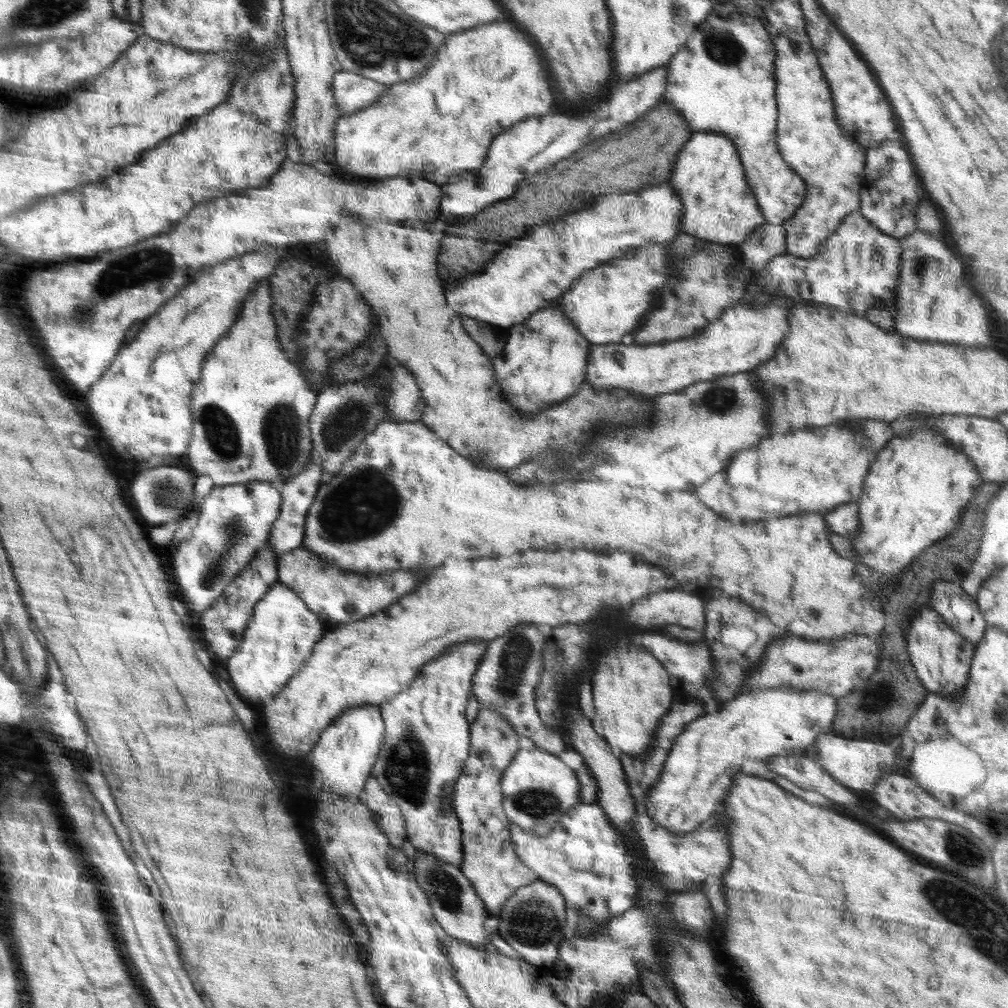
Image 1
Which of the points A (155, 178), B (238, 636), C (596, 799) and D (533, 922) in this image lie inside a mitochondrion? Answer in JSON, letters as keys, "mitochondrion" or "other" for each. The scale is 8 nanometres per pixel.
{"A":"other","B":"other","C":"other","D":"mitochondrion"}

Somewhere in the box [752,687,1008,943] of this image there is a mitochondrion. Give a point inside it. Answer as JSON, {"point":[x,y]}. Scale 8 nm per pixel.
{"point":[961,849]}

